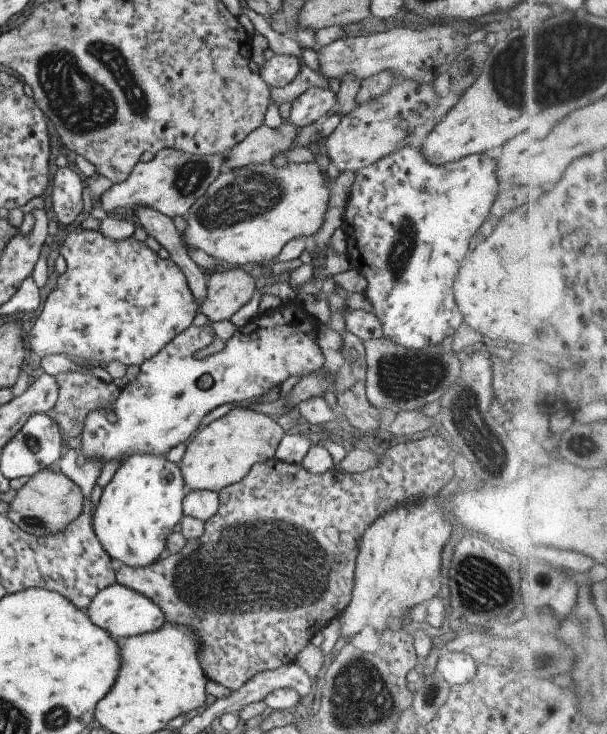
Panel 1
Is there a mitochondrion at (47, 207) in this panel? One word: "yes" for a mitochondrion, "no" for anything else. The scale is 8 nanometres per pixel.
no

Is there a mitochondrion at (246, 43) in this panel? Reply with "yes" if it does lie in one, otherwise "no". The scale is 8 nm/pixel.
no

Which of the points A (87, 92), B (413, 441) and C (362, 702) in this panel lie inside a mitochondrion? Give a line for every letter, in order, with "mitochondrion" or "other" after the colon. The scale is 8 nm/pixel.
A: mitochondrion
B: other
C: mitochondrion

